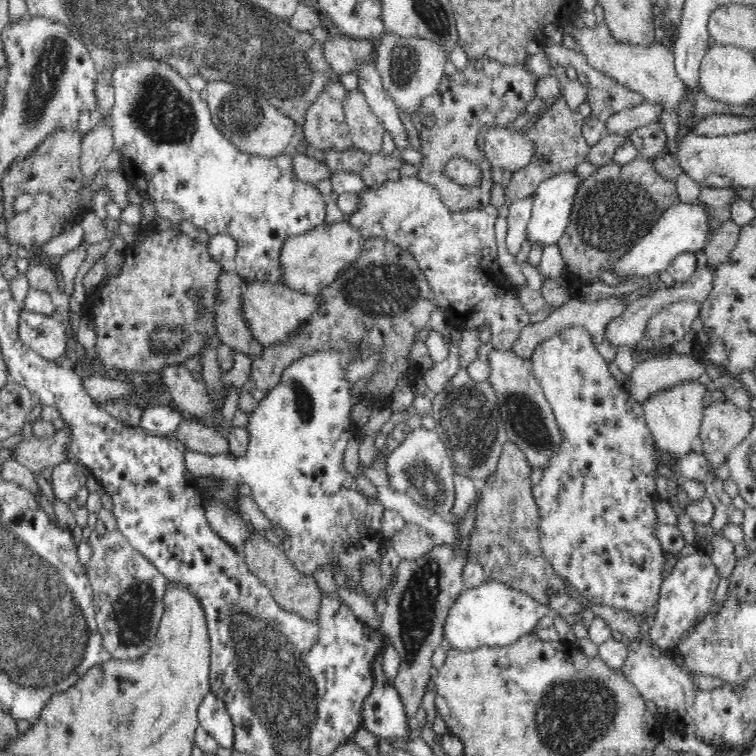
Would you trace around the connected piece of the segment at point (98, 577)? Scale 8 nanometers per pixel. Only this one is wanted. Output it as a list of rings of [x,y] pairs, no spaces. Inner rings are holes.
[[[103,506],[99,510],[89,542],[92,556],[87,564],[88,580],[93,590],[95,621],[104,647],[112,659],[138,660],[150,650],[158,634],[164,612],[166,577],[127,541],[118,528],[113,509],[108,510]]]

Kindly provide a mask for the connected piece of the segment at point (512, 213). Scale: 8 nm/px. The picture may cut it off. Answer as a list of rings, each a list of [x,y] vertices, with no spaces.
[[[533,197],[520,198],[518,201],[508,202],[506,246],[508,252],[518,259],[520,249],[527,238],[526,229],[532,214]]]

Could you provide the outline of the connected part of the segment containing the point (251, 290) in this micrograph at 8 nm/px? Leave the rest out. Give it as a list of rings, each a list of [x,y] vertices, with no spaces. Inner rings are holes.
[[[258,282],[244,283],[242,290],[244,319],[252,335],[265,347],[283,340],[284,336],[310,319],[319,309],[321,300],[318,295],[301,294],[280,283]]]

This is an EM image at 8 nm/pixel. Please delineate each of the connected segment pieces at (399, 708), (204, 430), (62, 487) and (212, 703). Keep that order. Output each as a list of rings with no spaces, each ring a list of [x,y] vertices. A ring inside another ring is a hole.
[[[374,680],[372,690],[362,703],[362,729],[388,741],[398,737],[408,742],[408,735],[414,726],[406,716],[404,706],[396,688]]]
[[[187,418],[174,433],[176,440],[183,442],[186,448],[217,455],[229,451],[229,440],[216,427],[208,428],[202,421]]]
[[[78,459],[57,464],[51,475],[54,498],[69,504],[72,498],[76,498],[76,492],[86,485],[88,474],[88,468]]]
[[[208,694],[198,708],[199,726],[206,729],[219,746],[234,747],[233,719],[218,697]]]

